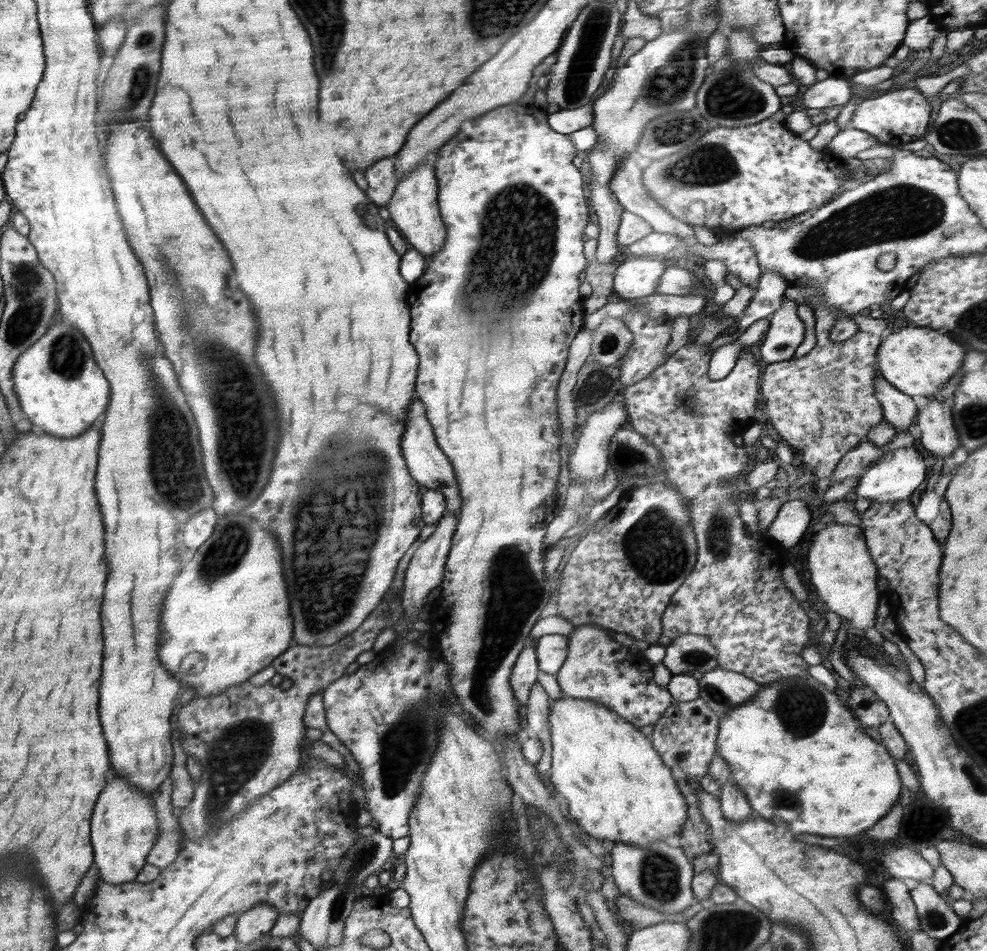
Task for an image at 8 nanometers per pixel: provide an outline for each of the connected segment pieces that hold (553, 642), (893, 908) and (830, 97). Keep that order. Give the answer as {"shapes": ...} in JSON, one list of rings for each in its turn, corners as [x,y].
{"shapes":[[[[550,634],[538,639],[534,646],[539,670],[555,675],[568,656],[569,636]]],[[[893,877],[885,882],[883,892],[889,904],[889,913],[895,925],[918,932],[920,920],[917,917],[917,910],[911,898],[910,890],[902,879]]],[[[829,77],[816,82],[803,95],[802,106],[806,109],[823,109],[830,106],[845,105],[854,100],[852,87],[846,79]]]]}

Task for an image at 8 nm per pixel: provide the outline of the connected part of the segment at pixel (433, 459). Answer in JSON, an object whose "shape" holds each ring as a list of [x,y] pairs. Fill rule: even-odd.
{"shape":[[[417,397],[408,406],[408,414],[406,414],[404,425],[406,425],[406,428],[404,428],[404,434],[402,434],[400,447],[402,447],[402,455],[404,455],[406,468],[410,471],[410,475],[418,484],[440,492],[445,498],[446,512],[458,518],[463,503],[454,472],[454,465],[438,446],[437,436],[433,433],[432,425],[428,422],[424,403]]]}

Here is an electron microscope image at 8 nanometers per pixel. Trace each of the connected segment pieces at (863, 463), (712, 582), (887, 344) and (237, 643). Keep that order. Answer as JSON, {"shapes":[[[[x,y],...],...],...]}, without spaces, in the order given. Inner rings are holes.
{"shapes":[[[[864,438],[856,448],[847,452],[838,463],[838,466],[834,469],[833,474],[830,476],[830,482],[832,485],[838,483],[848,476],[852,476],[856,473],[860,473],[862,469],[867,470],[868,466],[871,466],[874,462],[881,460],[884,456],[884,452],[880,448],[876,447],[876,444],[868,439]]],[[[690,340],[670,358],[658,366],[644,380],[628,386],[624,390],[628,427],[645,435],[645,439],[659,449],[663,478],[678,493],[692,501],[691,525],[697,540],[697,562],[688,573],[680,588],[674,592],[668,608],[662,614],[663,636],[674,640],[685,635],[704,636],[712,642],[718,652],[718,667],[738,672],[755,680],[761,686],[768,686],[782,678],[808,678],[809,664],[800,657],[800,652],[810,641],[811,614],[808,604],[800,604],[796,598],[796,588],[784,577],[782,568],[786,564],[786,550],[774,538],[751,534],[739,515],[736,494],[731,494],[732,486],[753,457],[743,447],[734,444],[734,438],[742,435],[753,424],[758,402],[758,390],[762,372],[755,353],[744,349],[738,353],[735,365],[722,380],[708,378],[709,360],[712,350],[708,343],[698,345]]],[[[900,328],[889,334],[876,352],[880,374],[908,396],[933,396],[962,368],[966,350],[930,328]]],[[[247,512],[238,513],[237,515],[228,514],[227,518],[219,519],[213,530],[212,536],[204,544],[198,547],[196,552],[192,552],[189,560],[184,563],[182,570],[176,579],[172,581],[172,587],[168,589],[168,594],[164,597],[162,603],[162,614],[160,616],[159,634],[160,634],[160,662],[162,666],[187,688],[196,690],[196,698],[206,698],[206,696],[218,696],[224,690],[234,686],[234,684],[246,683],[250,676],[254,676],[256,672],[260,672],[263,668],[270,665],[271,662],[286,649],[292,646],[293,624],[290,618],[290,608],[288,608],[288,598],[286,598],[286,590],[284,590],[284,578],[282,578],[282,566],[280,566],[280,550],[276,546],[276,540],[272,538],[270,532],[264,532],[264,526],[260,528],[260,523],[250,519]],[[190,652],[200,652],[206,657],[206,665],[200,672],[192,676],[183,674],[180,670],[181,660],[190,654]]]]}

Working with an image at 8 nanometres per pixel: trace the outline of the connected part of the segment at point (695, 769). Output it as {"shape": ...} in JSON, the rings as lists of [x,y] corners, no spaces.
{"shape":[[[698,697],[688,702],[673,702],[653,724],[651,743],[676,779],[690,777],[701,782],[708,773],[716,754],[719,720],[718,714]]]}

